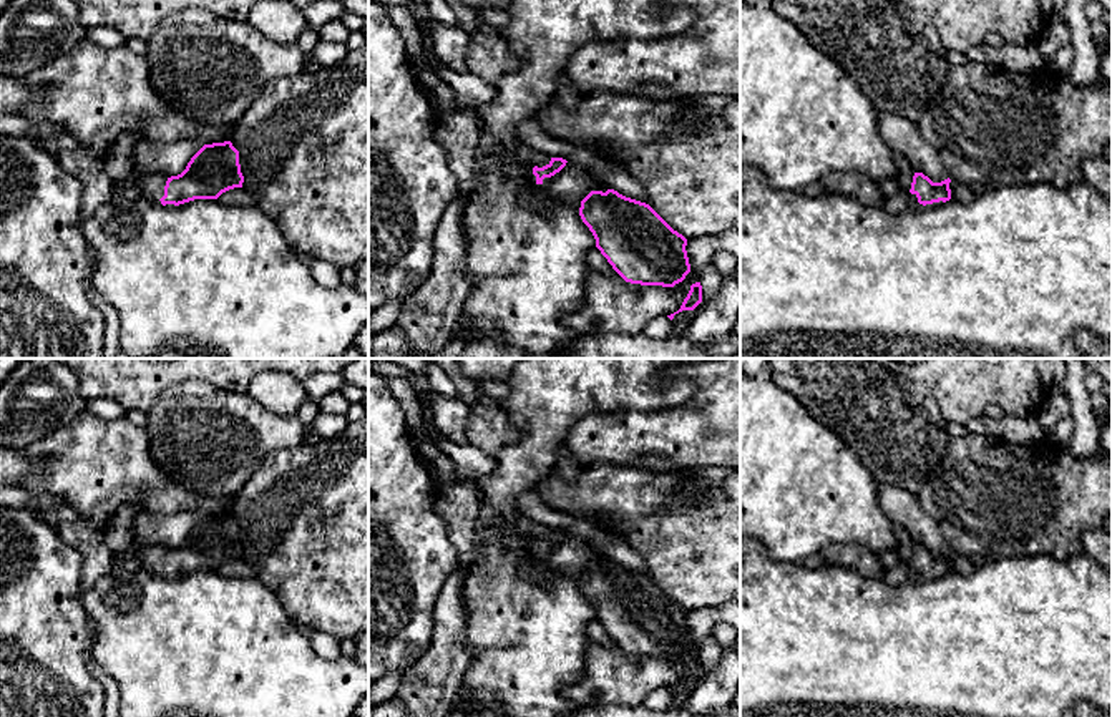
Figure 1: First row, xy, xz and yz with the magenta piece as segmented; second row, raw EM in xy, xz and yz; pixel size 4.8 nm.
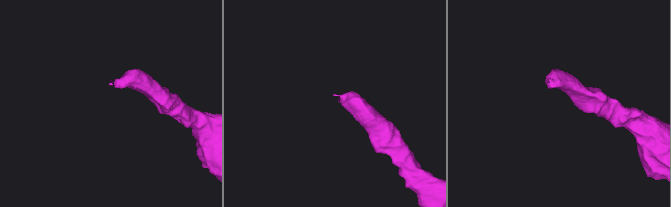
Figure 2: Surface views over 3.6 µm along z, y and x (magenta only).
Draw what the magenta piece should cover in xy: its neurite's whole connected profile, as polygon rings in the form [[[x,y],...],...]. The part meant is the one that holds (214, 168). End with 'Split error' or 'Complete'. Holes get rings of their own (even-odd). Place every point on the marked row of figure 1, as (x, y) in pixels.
[[[231,141],[204,144],[178,176],[154,173],[128,188],[143,198],[174,207],[194,199],[217,199],[222,193],[242,188],[239,151]]]. Split error

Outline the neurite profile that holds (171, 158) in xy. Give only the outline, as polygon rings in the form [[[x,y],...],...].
[[[178,139],[171,143],[139,141],[131,151],[133,169],[126,179],[116,183],[116,189],[128,188],[143,176],[161,173],[168,178],[181,174],[191,158],[204,146],[196,139]]]

